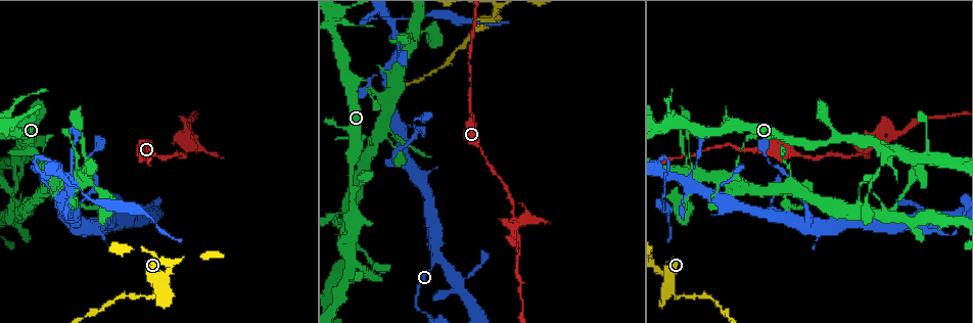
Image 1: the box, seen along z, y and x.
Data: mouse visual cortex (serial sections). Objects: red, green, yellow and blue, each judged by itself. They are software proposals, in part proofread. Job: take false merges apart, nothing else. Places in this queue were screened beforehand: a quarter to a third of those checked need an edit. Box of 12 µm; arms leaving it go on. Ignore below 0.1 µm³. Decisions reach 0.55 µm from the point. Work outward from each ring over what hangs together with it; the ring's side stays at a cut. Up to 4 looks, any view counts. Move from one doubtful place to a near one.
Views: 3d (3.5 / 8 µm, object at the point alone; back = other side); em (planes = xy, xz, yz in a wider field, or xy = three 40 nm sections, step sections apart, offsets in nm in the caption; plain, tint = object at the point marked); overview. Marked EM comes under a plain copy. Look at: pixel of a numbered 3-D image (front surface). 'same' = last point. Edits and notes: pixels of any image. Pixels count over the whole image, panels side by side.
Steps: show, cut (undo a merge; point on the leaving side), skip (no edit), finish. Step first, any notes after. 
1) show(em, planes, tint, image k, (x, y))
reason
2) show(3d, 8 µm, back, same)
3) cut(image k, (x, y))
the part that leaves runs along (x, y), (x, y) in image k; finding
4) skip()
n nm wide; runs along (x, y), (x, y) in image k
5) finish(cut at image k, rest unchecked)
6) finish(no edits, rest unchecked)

show(3d, 8 µm, image 1, (806, 223))
branch point

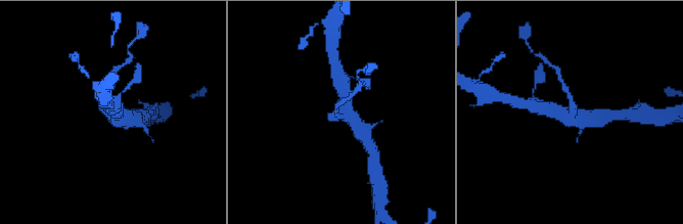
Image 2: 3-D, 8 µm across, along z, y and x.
show(em, xy, step 2, tint, image 2, (569, 113))
3 arms; arms of 200, 450, 500 nm; need the tissue

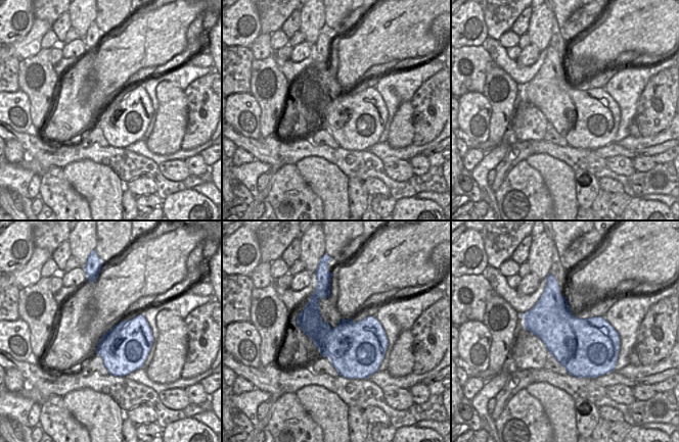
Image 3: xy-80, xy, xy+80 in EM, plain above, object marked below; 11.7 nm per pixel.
skip()
runs along (365, 137), (347, 114), (343, 88) in image 2; continuous, no second cell

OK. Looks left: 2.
show(3d, 3.5 µm, image 1, (155, 291))

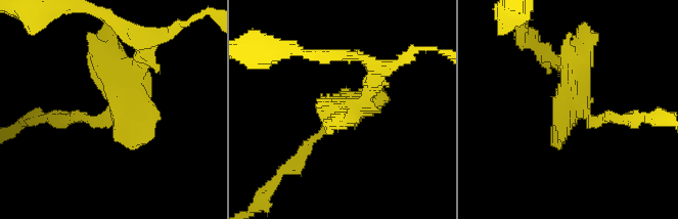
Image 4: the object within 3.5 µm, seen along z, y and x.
show(em, xy, step 5, tint, image 4, (586, 110))

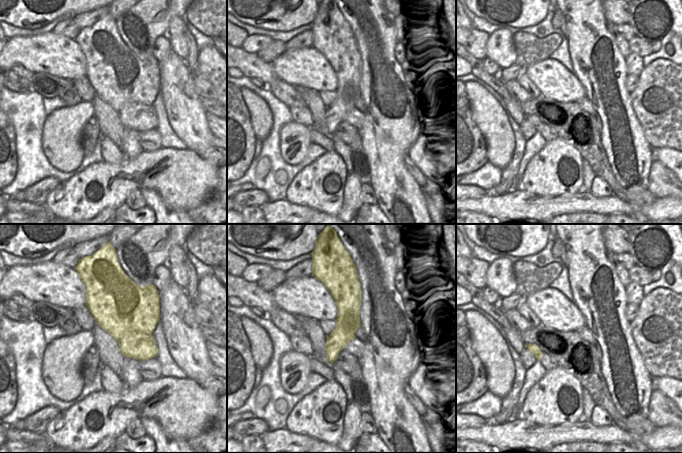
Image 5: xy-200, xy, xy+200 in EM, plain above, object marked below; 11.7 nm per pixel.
skip()
280 nm wide; runs along (585, 49), (579, 102), (595, 121), (629, 118) in image 4; continuous, no second cell

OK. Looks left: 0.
finish(no edits, rest unchecked)

